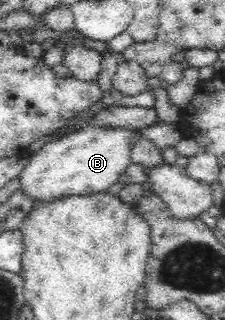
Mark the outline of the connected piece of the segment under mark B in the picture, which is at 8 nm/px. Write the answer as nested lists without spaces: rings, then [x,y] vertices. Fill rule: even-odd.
[[[82,126],[80,130],[73,131],[63,138],[45,143],[38,152],[32,153],[28,166],[19,175],[19,188],[35,203],[39,201],[53,202],[57,198],[80,196],[106,192],[115,184],[127,165],[131,163],[131,145],[134,137],[140,135],[139,131],[129,130],[127,127],[116,129],[110,126]]]

